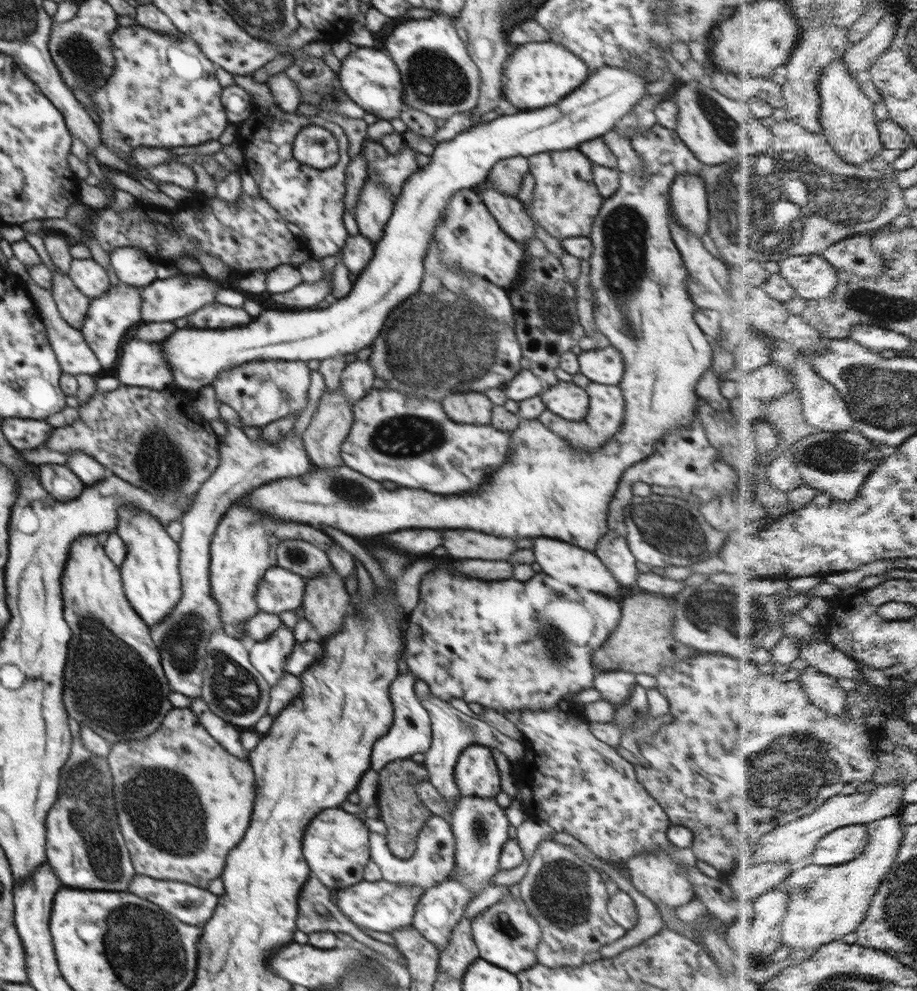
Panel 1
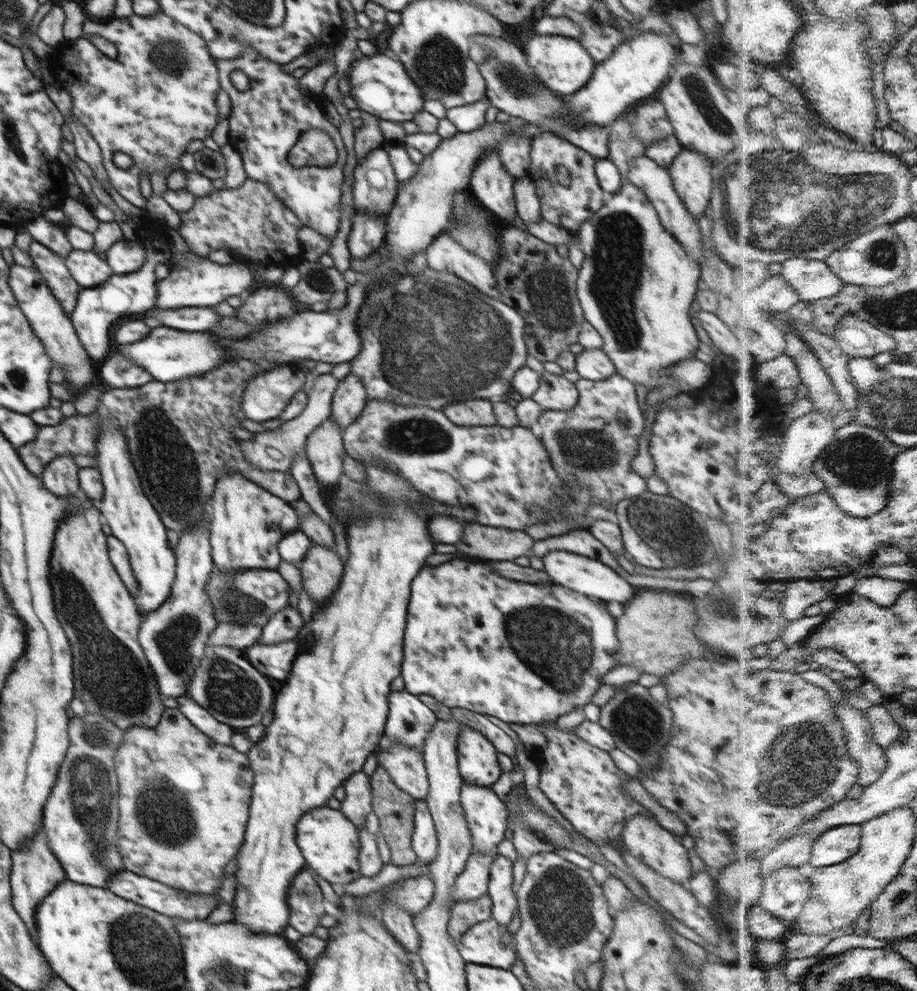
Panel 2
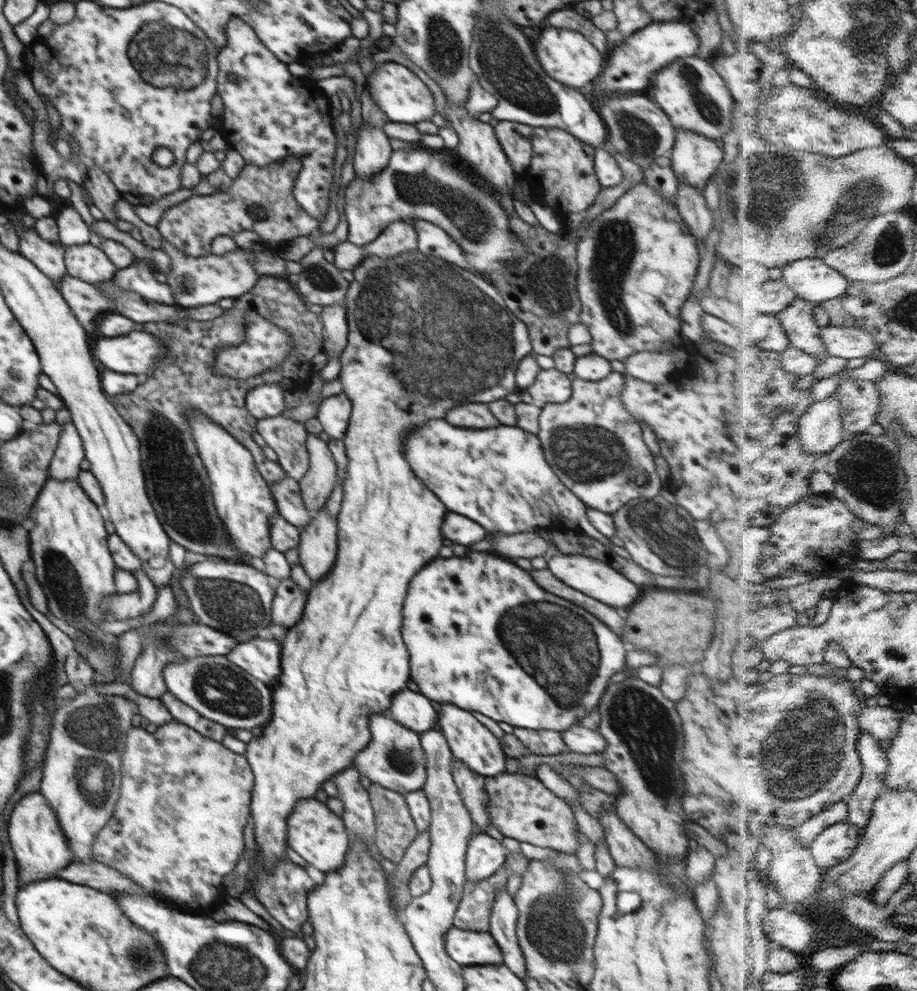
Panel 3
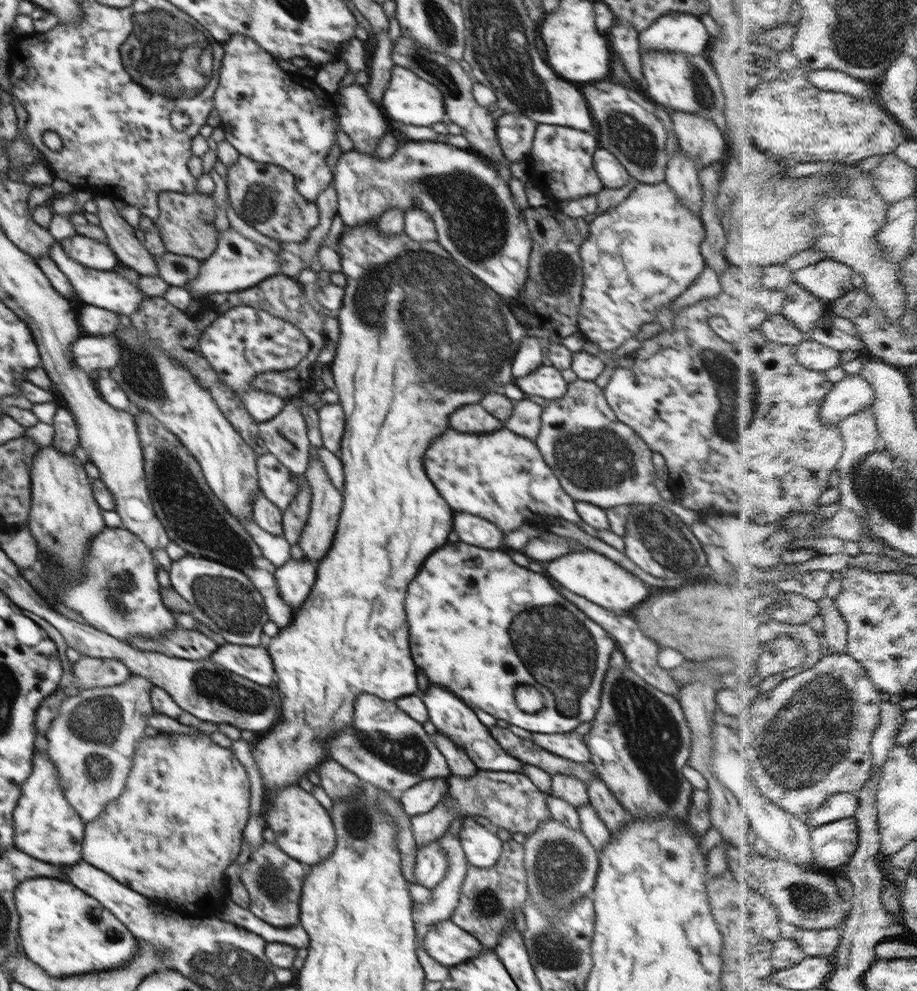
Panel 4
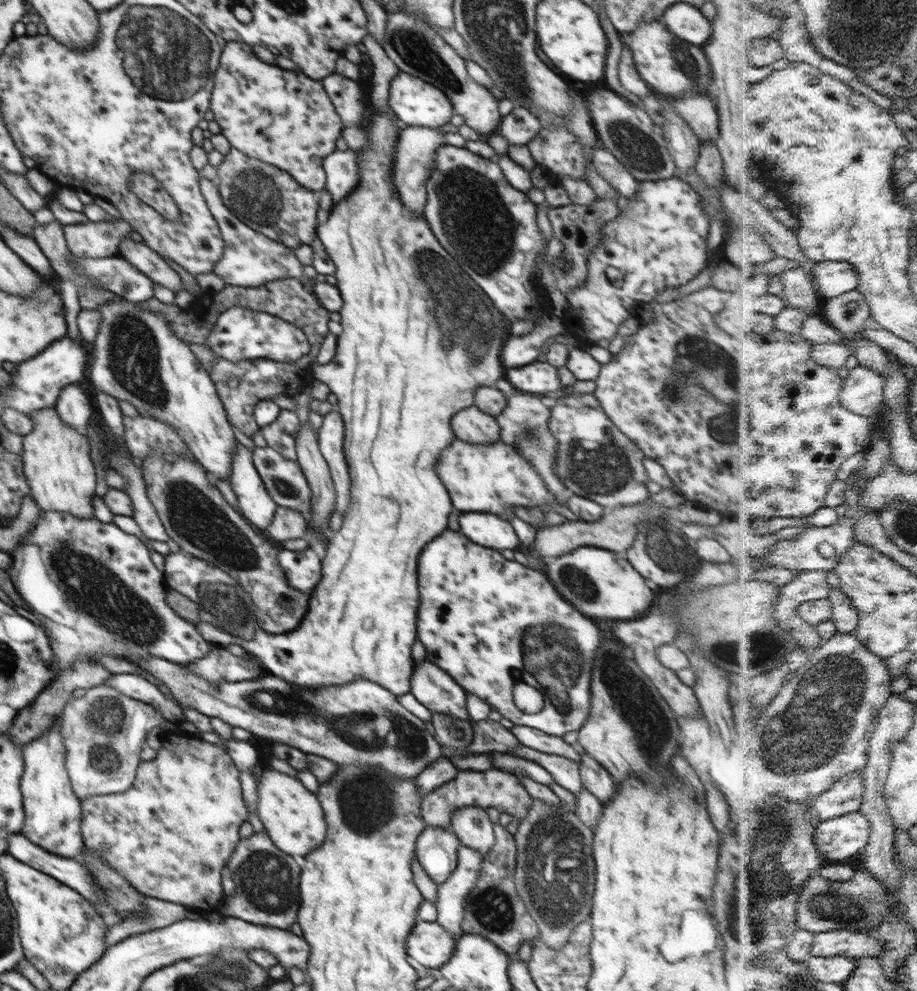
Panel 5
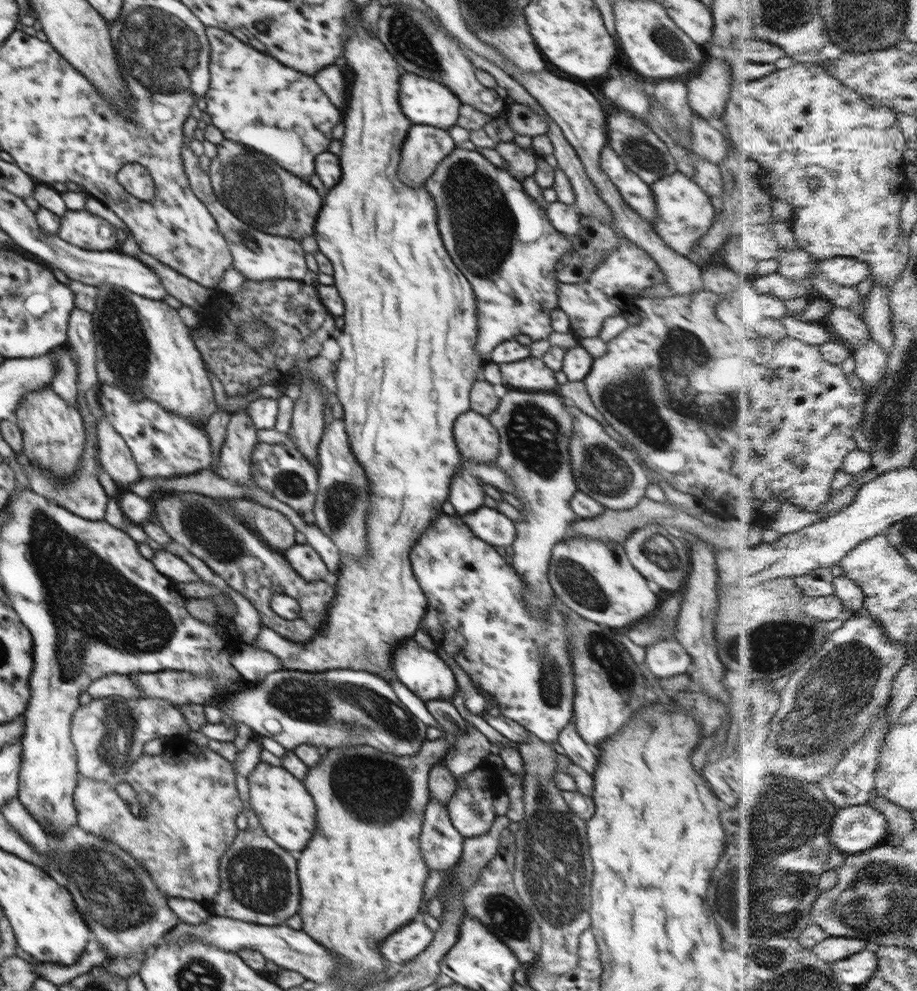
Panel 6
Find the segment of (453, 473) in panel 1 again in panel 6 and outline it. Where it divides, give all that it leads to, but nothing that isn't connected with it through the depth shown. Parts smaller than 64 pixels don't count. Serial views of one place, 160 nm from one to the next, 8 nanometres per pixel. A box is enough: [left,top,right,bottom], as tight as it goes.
[448,457,514,516]

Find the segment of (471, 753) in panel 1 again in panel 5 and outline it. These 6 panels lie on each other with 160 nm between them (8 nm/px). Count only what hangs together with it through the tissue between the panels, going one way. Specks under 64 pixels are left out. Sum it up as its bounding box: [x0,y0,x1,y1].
[410,660,554,785]

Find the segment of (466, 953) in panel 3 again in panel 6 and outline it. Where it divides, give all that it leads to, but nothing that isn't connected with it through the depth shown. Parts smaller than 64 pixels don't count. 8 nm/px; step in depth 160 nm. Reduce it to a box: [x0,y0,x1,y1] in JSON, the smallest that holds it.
[379,921,434,964]

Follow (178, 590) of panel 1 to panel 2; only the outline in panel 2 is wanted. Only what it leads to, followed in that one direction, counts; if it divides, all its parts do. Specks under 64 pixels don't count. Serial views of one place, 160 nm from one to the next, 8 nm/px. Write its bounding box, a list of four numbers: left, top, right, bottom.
[95,422,175,614]

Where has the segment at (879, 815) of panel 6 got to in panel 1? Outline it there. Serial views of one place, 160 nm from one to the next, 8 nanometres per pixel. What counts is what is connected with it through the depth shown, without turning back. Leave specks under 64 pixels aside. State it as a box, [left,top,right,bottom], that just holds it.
[813,824,870,866]

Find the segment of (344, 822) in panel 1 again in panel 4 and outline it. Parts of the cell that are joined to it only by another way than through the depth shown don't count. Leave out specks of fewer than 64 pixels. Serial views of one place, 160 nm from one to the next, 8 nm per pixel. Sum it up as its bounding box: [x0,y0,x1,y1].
[264,785,337,867]

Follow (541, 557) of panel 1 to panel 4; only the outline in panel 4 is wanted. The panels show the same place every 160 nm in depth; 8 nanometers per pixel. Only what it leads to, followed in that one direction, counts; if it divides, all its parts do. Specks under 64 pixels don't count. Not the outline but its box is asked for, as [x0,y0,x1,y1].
[548,552,648,612]

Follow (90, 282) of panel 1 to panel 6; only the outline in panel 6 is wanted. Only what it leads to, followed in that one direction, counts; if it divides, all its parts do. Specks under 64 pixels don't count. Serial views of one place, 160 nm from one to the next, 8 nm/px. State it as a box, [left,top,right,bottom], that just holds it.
[57,210,121,251]

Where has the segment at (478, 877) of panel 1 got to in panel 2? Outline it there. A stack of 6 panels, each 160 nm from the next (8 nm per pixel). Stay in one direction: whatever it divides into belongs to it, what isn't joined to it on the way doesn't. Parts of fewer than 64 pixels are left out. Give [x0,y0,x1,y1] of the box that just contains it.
[462,782,508,854]

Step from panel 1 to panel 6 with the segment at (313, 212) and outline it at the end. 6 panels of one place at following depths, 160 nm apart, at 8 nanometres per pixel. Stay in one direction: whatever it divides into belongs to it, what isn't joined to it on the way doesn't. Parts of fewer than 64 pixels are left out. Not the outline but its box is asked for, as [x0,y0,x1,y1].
[205,26,343,180]

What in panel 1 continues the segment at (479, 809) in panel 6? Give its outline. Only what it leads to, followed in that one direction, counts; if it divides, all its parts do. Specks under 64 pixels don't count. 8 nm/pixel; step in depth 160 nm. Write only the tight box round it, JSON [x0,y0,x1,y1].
[411,879,474,951]

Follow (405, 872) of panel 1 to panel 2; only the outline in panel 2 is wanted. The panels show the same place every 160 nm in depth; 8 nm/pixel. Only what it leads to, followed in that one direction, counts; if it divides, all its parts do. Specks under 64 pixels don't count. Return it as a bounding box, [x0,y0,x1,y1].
[341,771,438,865]

